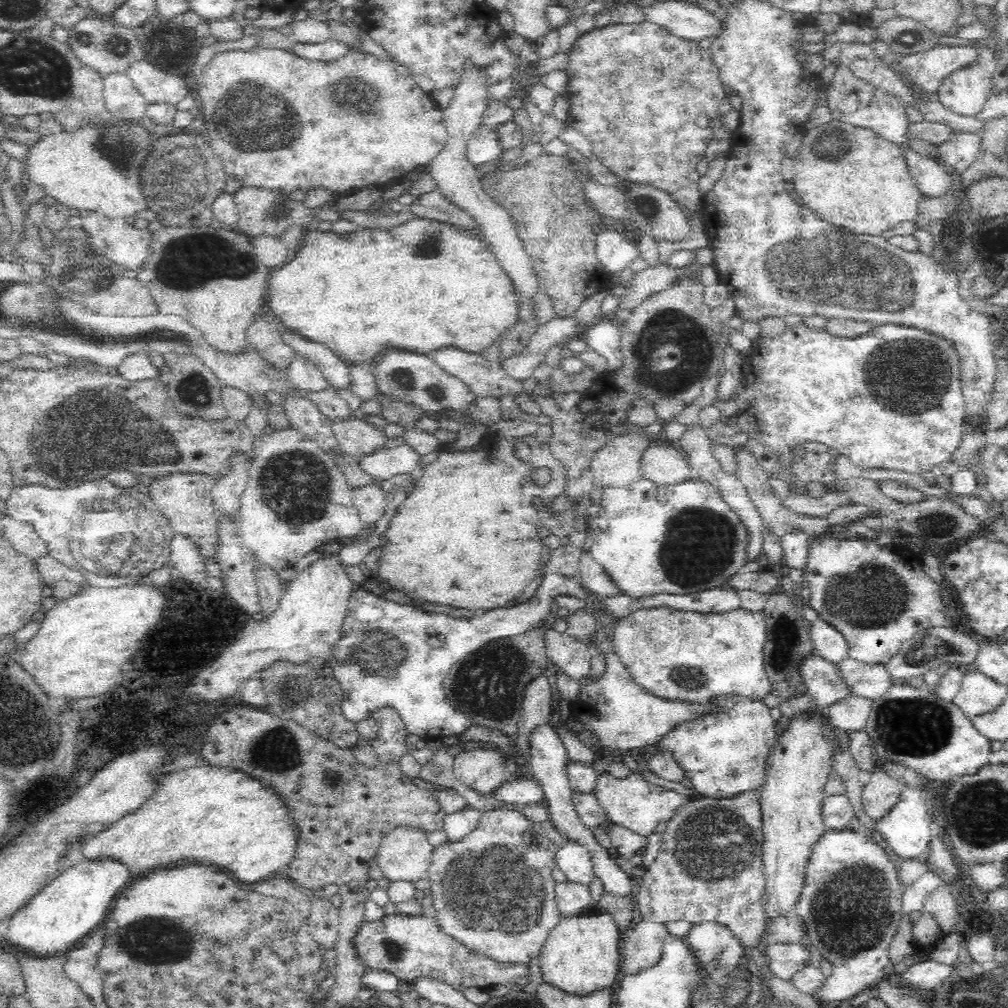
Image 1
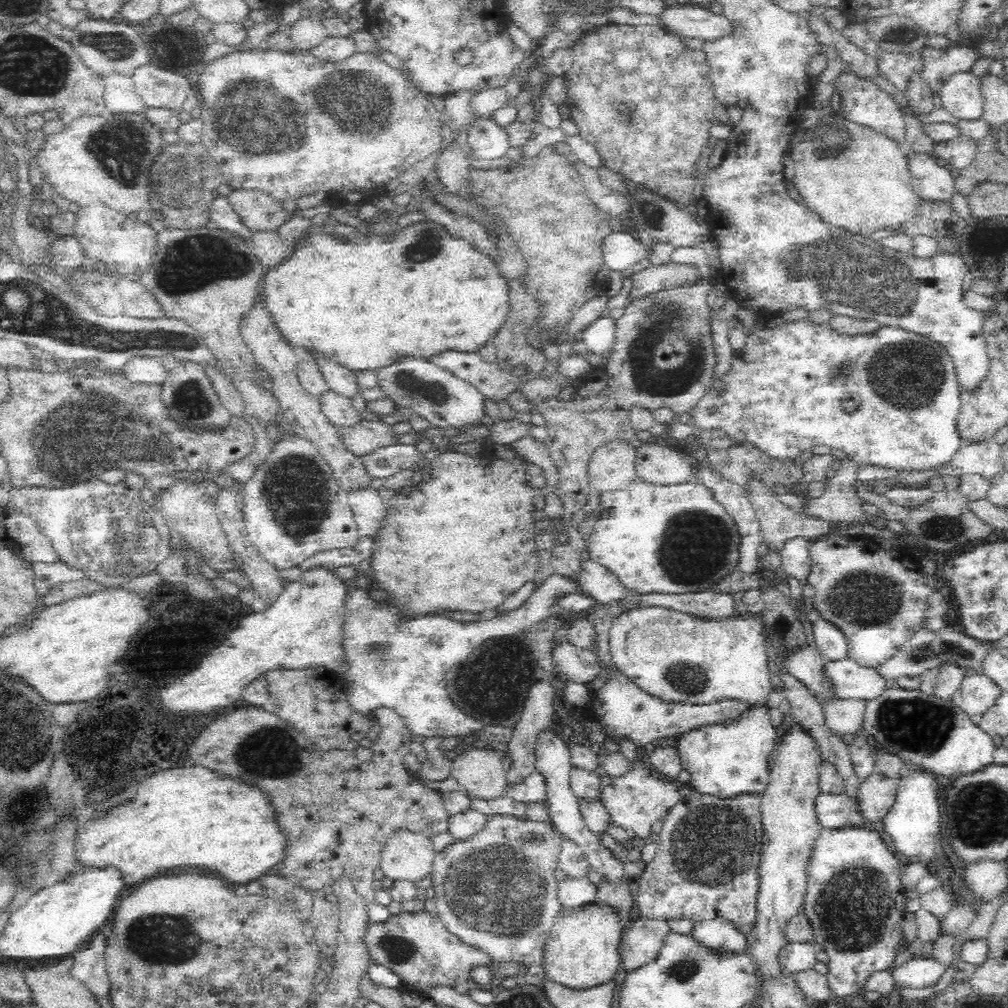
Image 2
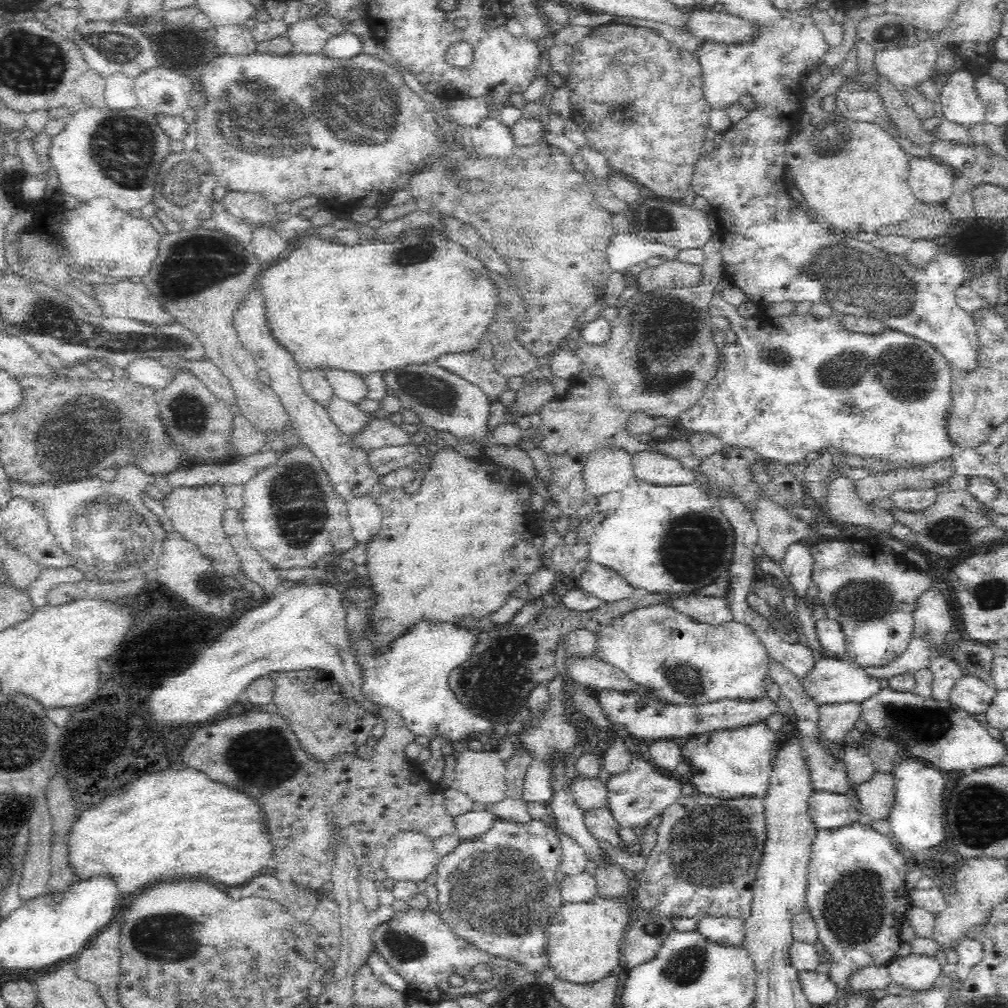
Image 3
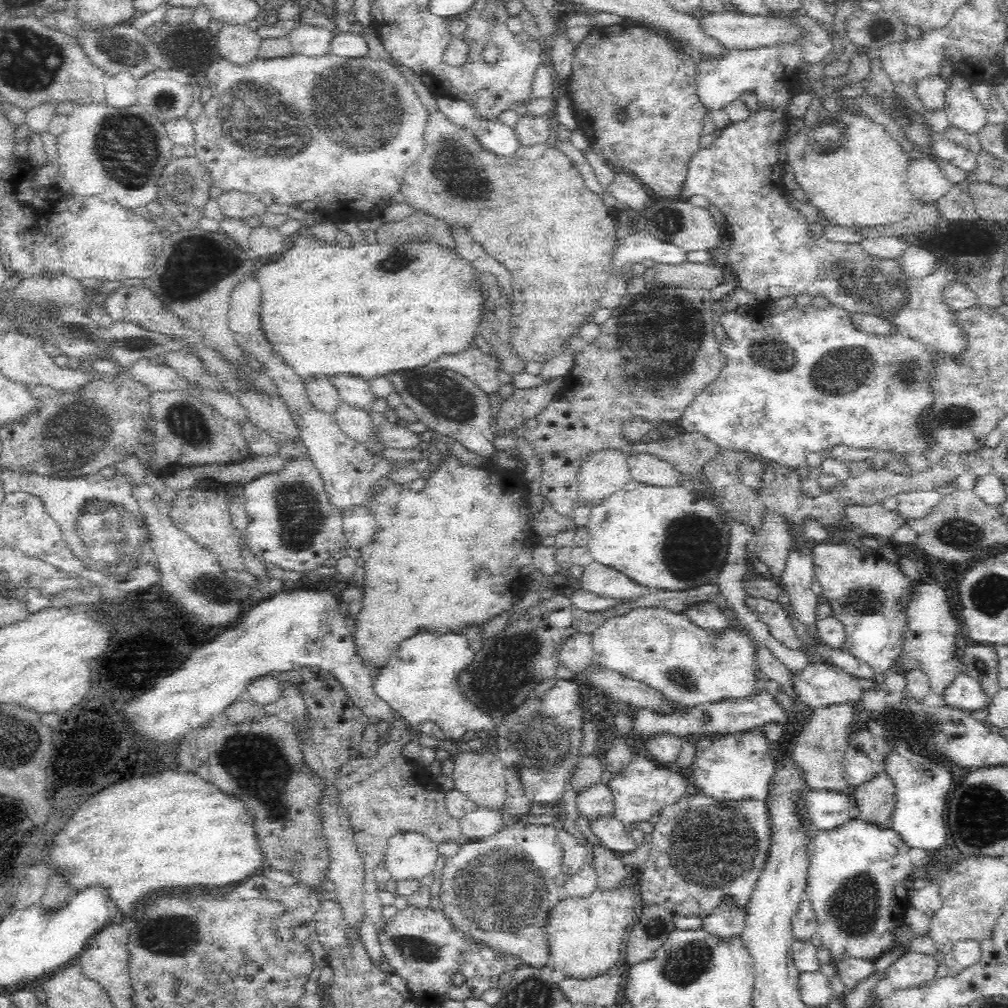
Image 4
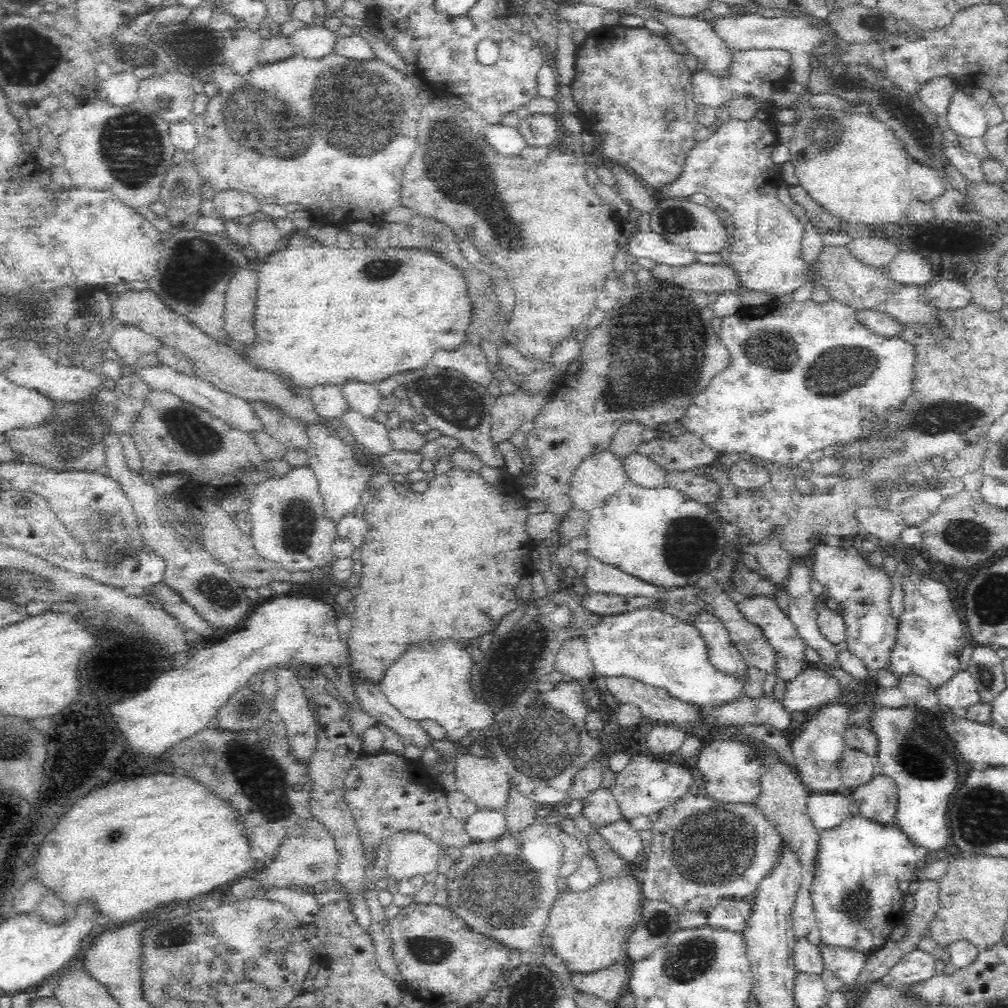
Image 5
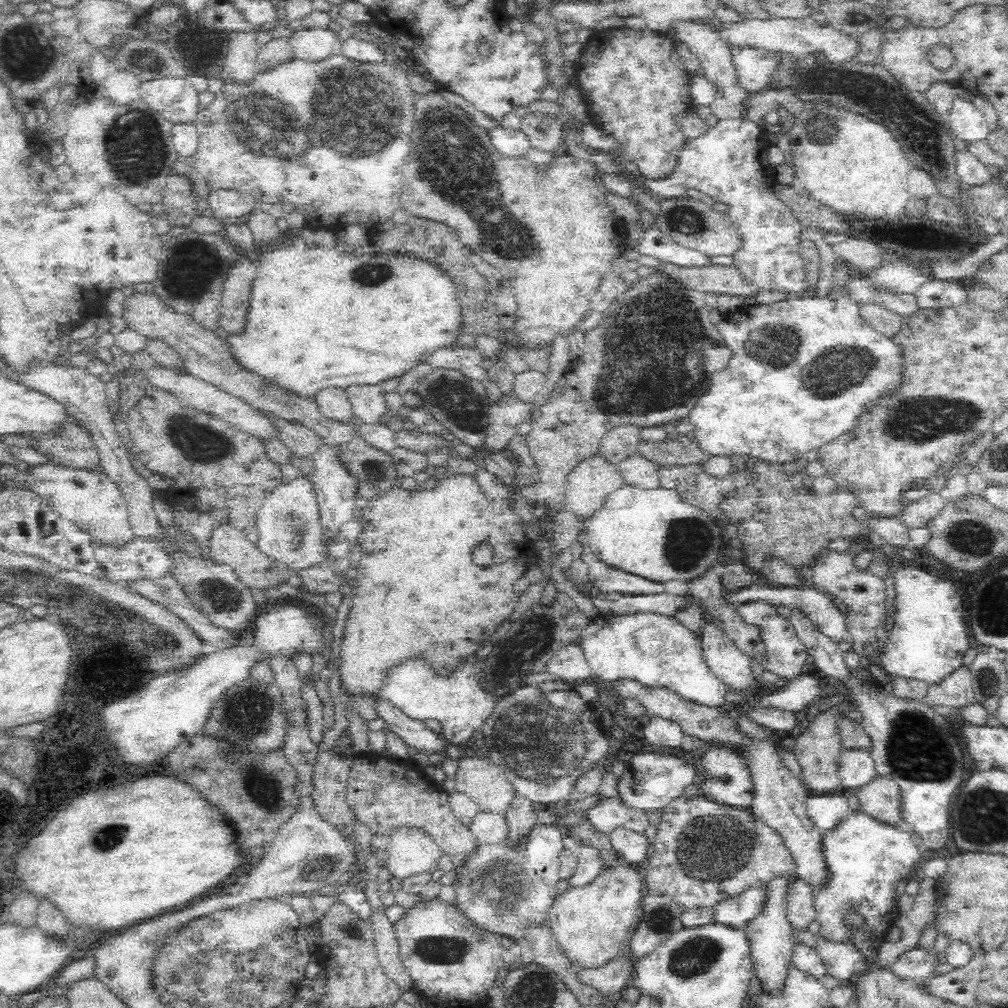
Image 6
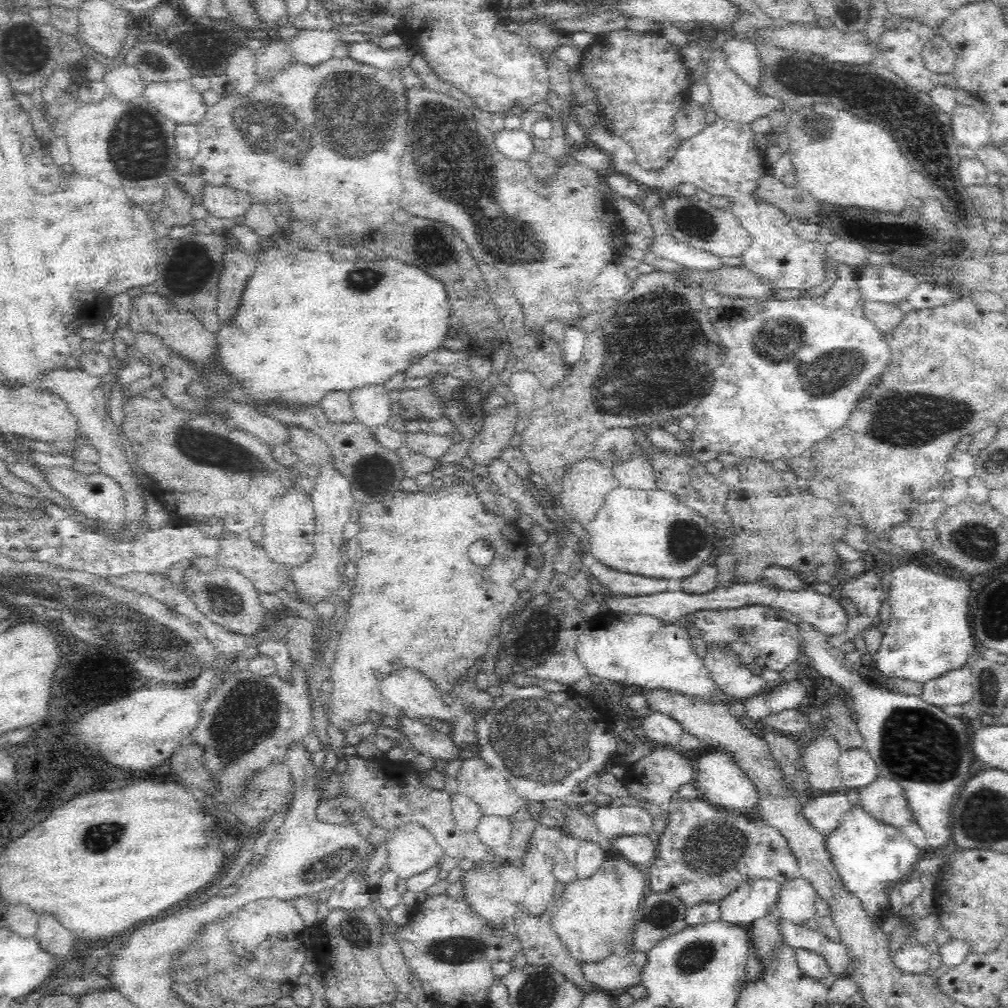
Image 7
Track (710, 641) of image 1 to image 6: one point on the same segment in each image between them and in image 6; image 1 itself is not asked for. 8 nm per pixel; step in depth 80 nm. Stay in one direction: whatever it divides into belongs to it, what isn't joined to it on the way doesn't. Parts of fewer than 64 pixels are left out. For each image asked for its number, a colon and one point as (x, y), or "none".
2: (678, 658)
3: (682, 662)
4: (667, 651)
5: (654, 647)
6: (658, 652)

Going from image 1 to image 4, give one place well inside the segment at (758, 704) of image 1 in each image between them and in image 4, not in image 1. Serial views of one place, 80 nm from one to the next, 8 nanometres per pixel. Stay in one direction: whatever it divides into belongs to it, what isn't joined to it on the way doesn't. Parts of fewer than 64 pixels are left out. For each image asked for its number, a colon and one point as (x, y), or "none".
2: (724, 761)
3: (728, 764)
4: (734, 767)

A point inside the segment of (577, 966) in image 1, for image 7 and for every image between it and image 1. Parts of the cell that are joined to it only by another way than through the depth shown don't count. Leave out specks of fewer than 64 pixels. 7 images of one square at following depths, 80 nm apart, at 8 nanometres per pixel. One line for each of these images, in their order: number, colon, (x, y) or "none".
2: (583, 947)
3: (584, 941)
4: (584, 934)
5: (588, 929)
6: (591, 923)
7: (591, 916)

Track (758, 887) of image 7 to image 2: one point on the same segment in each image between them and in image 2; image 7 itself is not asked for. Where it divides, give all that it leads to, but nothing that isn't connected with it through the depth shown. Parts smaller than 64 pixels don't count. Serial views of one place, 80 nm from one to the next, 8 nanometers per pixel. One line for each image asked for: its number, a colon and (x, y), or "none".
2: (719, 934)
3: (729, 931)
4: (728, 919)
5: (731, 914)
6: (736, 911)

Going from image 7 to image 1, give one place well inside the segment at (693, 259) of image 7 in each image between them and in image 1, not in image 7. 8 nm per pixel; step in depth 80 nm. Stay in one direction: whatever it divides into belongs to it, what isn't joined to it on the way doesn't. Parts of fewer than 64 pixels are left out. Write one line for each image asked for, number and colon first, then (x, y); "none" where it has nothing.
1: (616, 252)
2: (621, 250)
3: (627, 249)
4: (633, 249)
5: (652, 245)
6: (654, 243)

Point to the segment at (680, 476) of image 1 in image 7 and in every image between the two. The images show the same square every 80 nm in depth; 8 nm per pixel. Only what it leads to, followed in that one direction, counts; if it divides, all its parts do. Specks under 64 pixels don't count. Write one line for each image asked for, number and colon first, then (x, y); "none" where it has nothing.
2: (655, 463)
3: (650, 467)
4: (646, 470)
5: (639, 470)
6: (637, 471)
7: (636, 474)

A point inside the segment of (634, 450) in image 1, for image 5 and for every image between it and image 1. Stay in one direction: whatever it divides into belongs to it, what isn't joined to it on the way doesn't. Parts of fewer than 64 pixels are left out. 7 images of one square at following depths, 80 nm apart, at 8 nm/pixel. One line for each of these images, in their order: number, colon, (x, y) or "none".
2: (612, 467)
3: (607, 470)
4: (605, 472)
5: (599, 476)

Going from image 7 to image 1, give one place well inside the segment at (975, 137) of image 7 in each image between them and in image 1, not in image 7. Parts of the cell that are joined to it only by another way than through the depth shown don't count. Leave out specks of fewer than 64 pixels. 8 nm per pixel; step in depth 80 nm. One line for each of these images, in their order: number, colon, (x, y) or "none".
1: (964, 93)
2: (961, 96)
3: (961, 105)
4: (964, 112)
5: (966, 118)
6: (967, 123)

